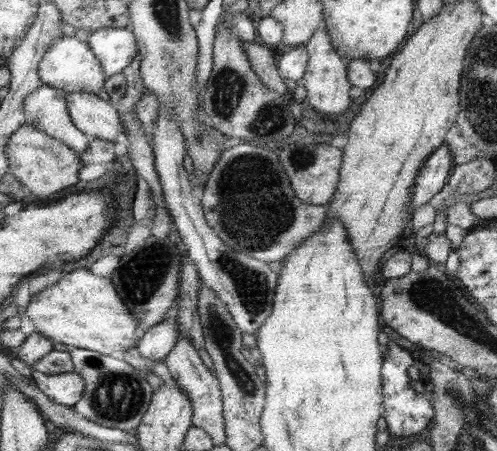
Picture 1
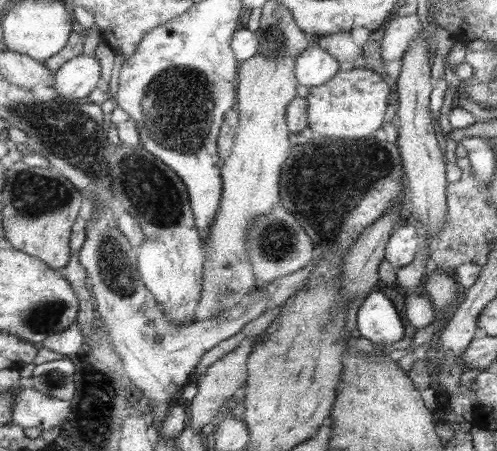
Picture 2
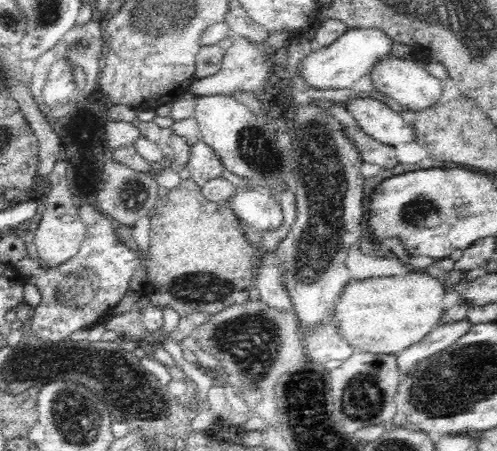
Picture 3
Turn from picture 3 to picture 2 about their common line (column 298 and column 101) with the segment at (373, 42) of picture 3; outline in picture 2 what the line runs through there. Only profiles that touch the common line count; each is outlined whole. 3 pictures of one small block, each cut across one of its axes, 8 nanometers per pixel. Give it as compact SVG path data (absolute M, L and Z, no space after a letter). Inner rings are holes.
M80 54L66 62L55 73L53 88L60 100L88 101L88 96L99 86L101 62L95 55Z

